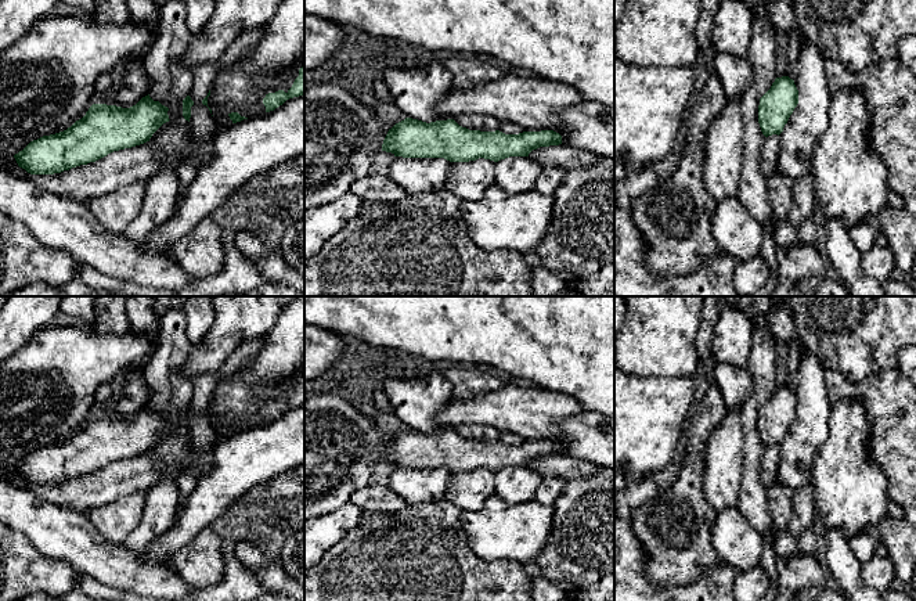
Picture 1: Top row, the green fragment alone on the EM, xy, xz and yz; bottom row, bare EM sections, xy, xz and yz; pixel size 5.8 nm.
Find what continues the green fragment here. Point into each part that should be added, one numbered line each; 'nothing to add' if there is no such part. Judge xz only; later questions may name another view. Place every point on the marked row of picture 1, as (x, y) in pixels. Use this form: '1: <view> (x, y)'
nothing to add

